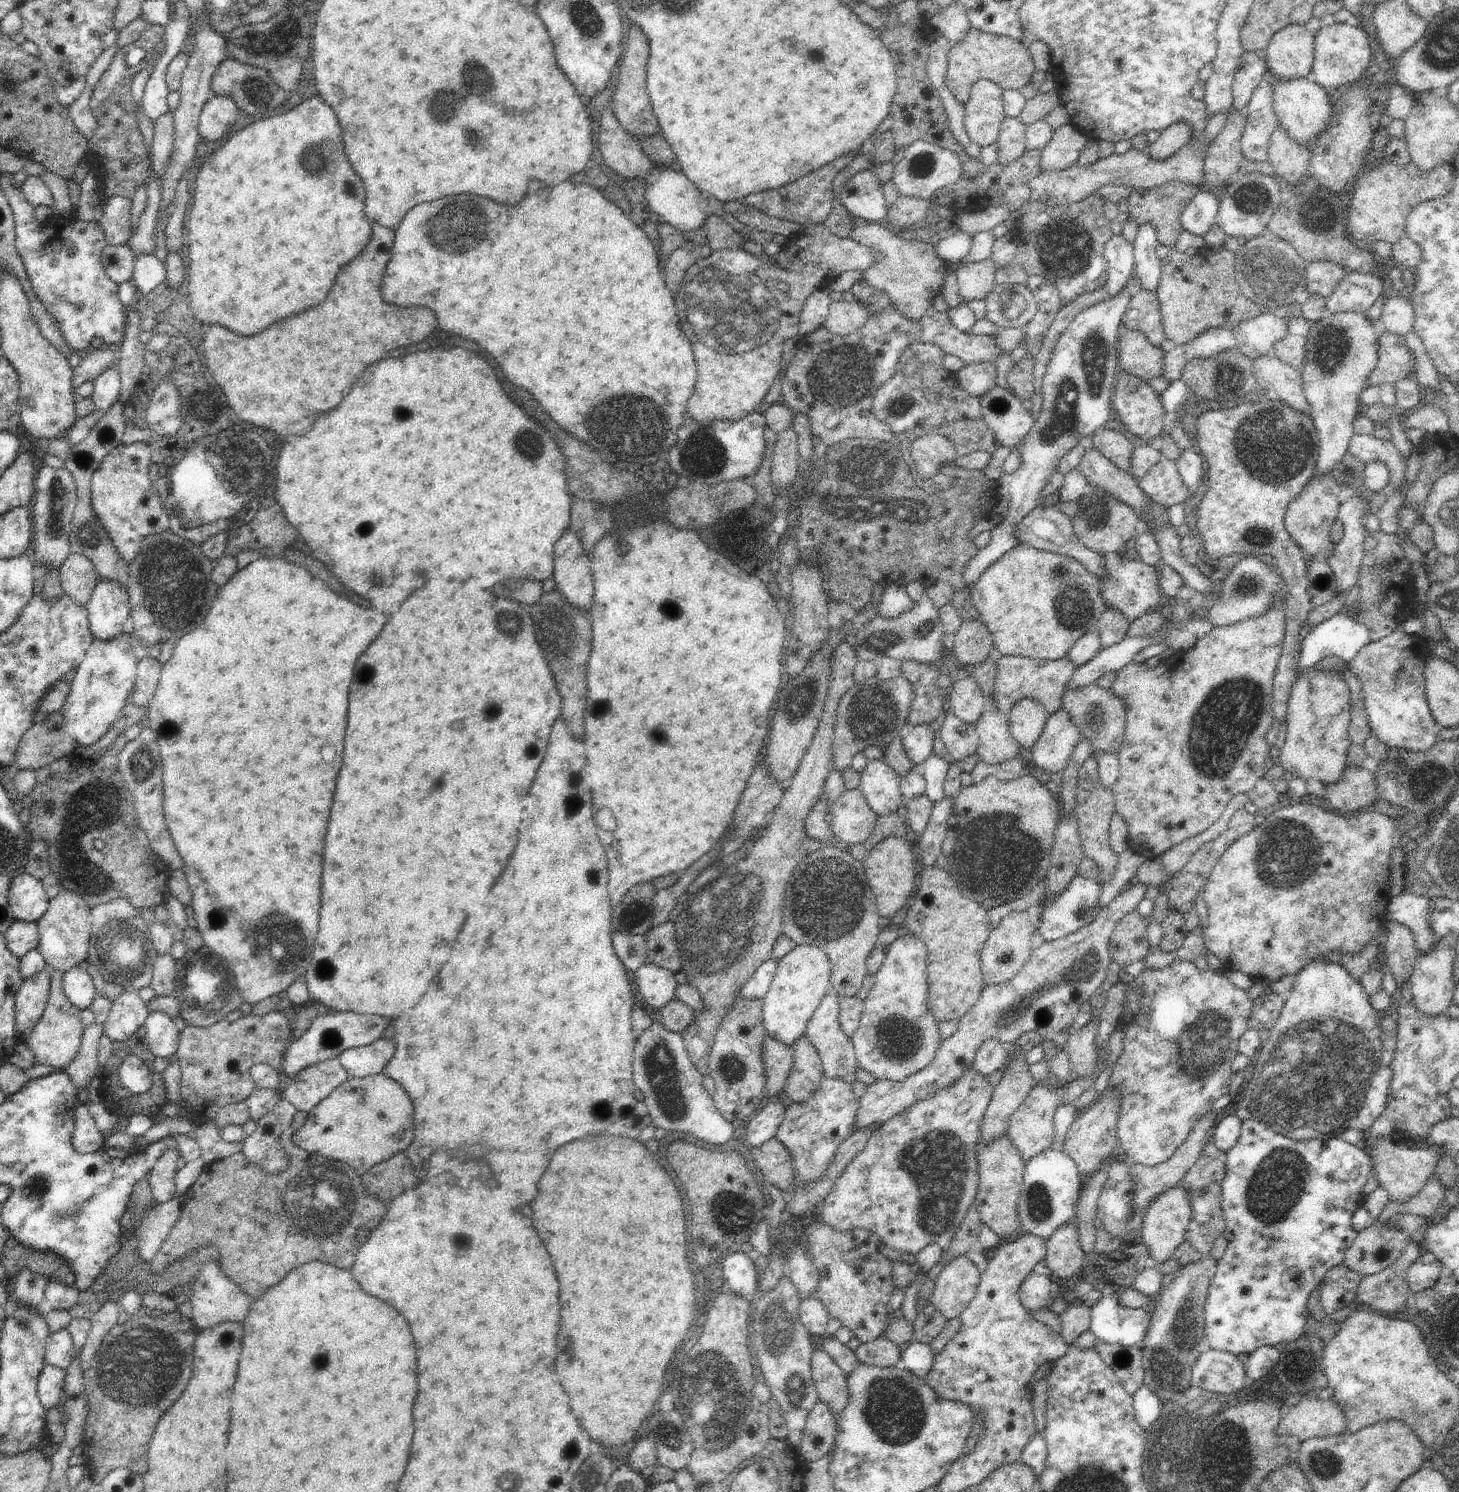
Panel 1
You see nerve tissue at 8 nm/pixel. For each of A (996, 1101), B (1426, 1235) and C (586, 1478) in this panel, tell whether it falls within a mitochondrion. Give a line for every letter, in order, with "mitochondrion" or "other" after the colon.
A: other
B: other
C: mitochondrion

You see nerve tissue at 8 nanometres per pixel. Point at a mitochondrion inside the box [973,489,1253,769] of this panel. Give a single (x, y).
(1071, 608)

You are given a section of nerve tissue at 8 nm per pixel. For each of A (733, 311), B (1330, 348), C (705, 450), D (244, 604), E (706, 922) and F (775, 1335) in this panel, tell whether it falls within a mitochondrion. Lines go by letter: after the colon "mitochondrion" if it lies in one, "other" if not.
A: mitochondrion
B: mitochondrion
C: mitochondrion
D: other
E: mitochondrion
F: mitochondrion

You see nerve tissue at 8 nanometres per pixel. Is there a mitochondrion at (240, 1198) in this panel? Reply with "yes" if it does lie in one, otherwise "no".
no

